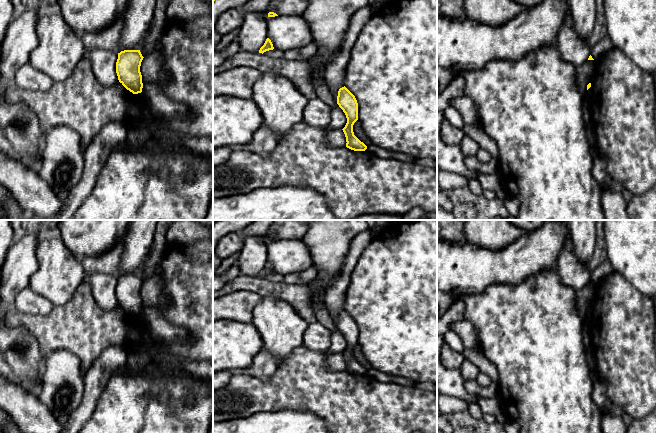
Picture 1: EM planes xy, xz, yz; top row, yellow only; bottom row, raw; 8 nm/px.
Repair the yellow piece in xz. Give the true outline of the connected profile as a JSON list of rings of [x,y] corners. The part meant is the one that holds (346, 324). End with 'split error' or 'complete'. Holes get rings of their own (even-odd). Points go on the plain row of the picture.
[[[345,310],[338,315],[337,328],[347,342],[347,347],[342,353],[346,361],[346,371],[354,375],[365,375],[367,370],[353,356],[353,349],[358,344],[358,327],[355,320]]]; complete

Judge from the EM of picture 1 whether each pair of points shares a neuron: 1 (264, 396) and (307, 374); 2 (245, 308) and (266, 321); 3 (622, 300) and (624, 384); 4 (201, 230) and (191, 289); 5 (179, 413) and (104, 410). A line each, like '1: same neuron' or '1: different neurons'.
1: same neuron
2: different neurons
3: same neuron
4: different neurons
5: same neuron

